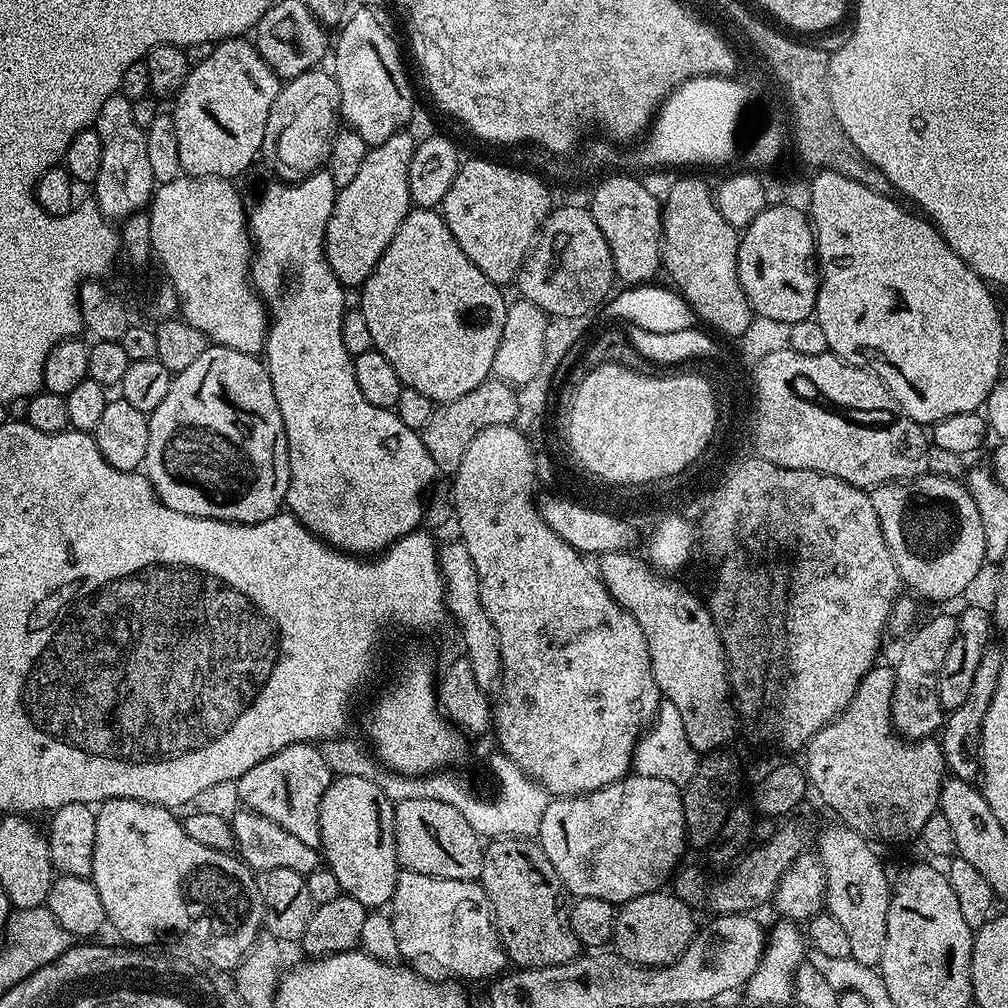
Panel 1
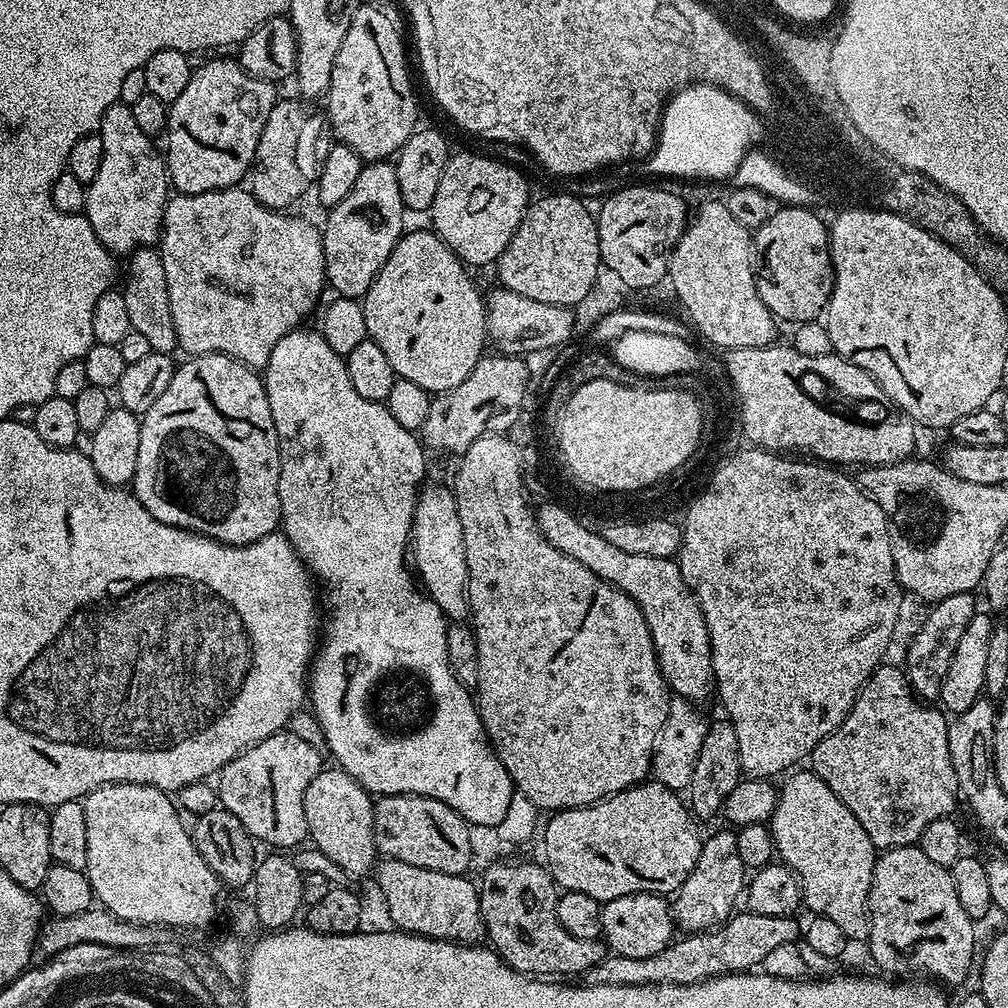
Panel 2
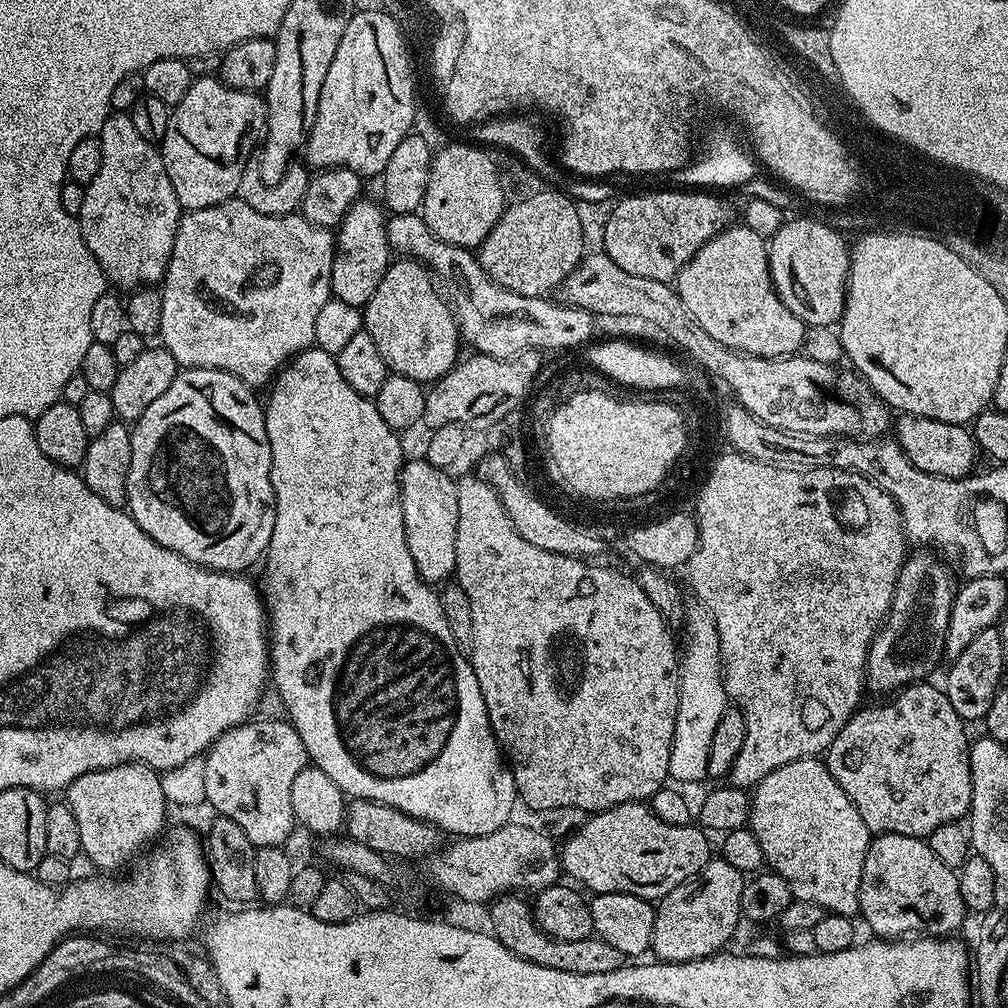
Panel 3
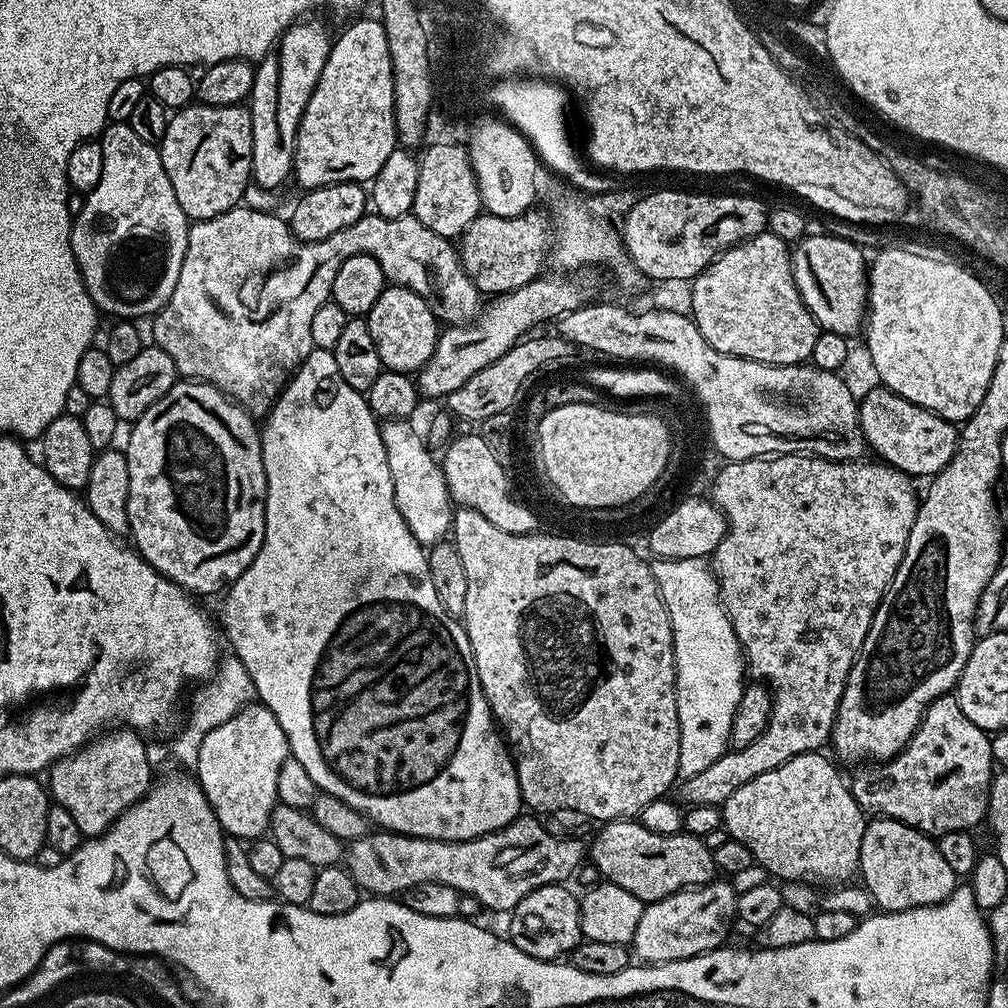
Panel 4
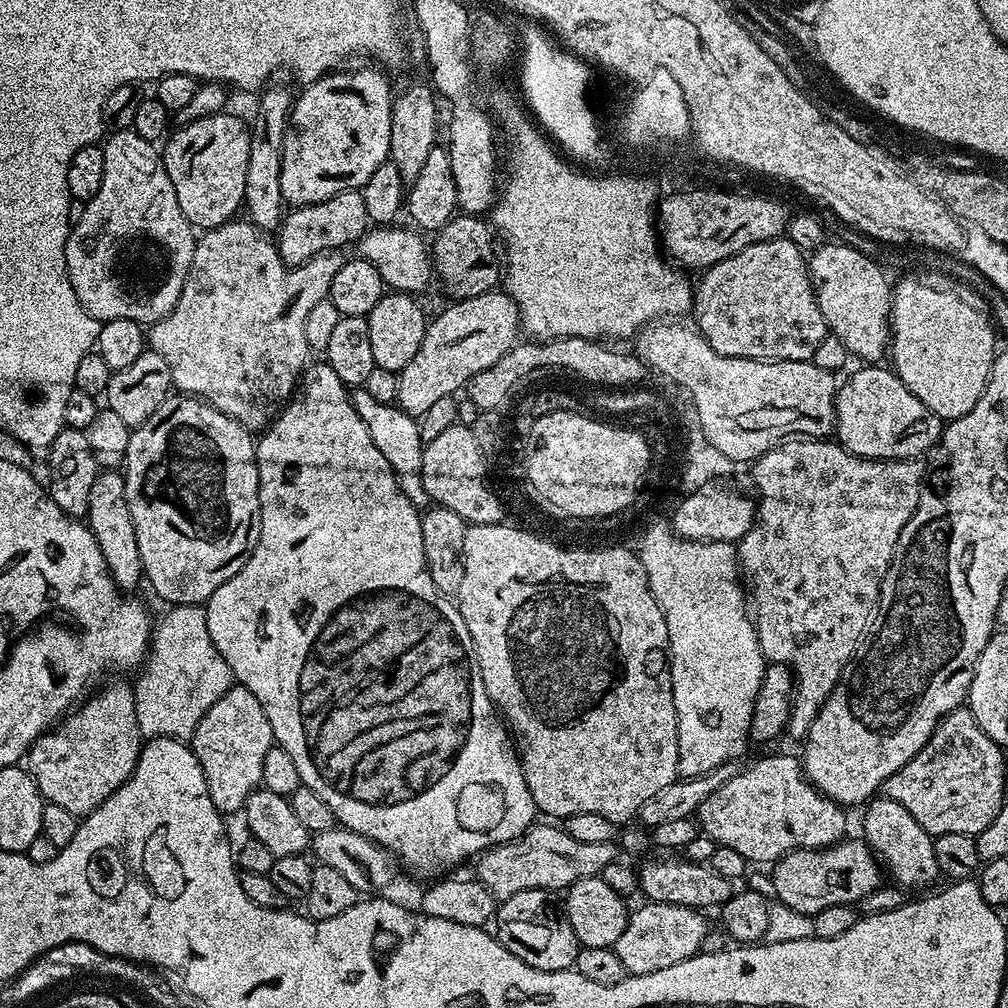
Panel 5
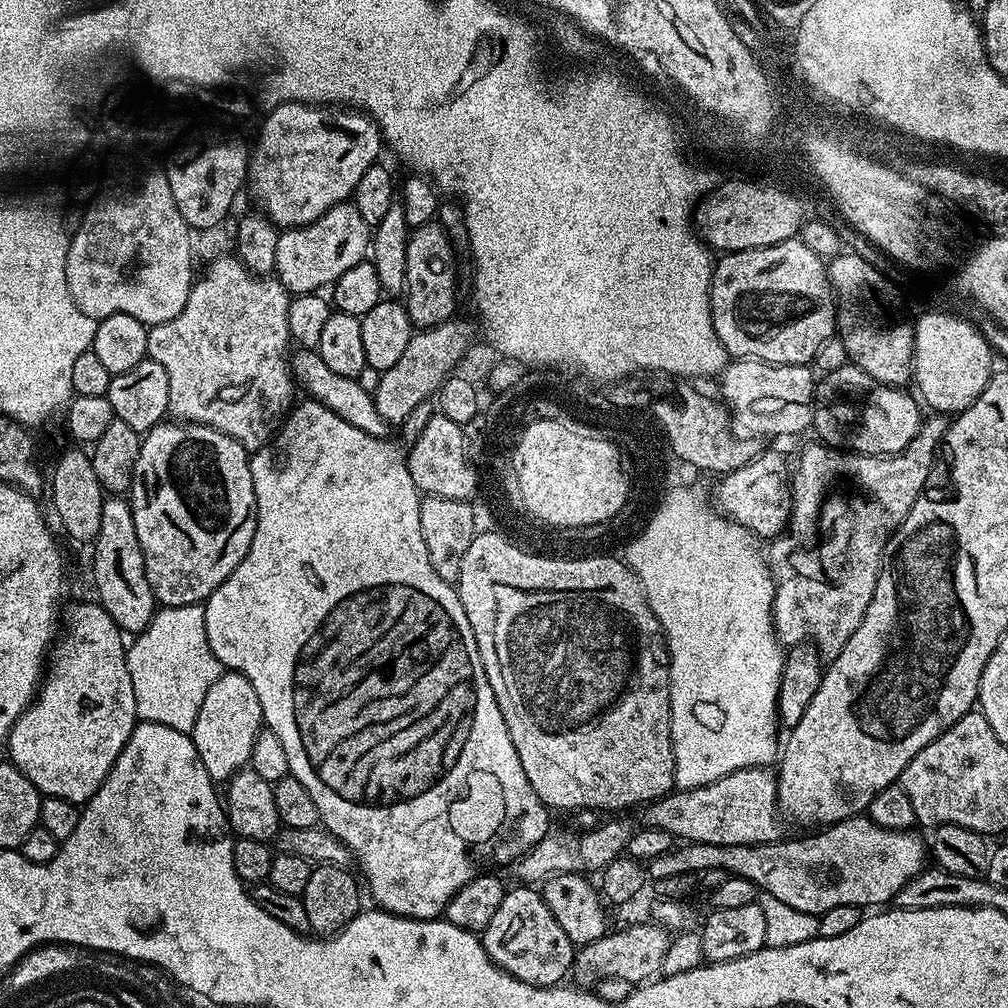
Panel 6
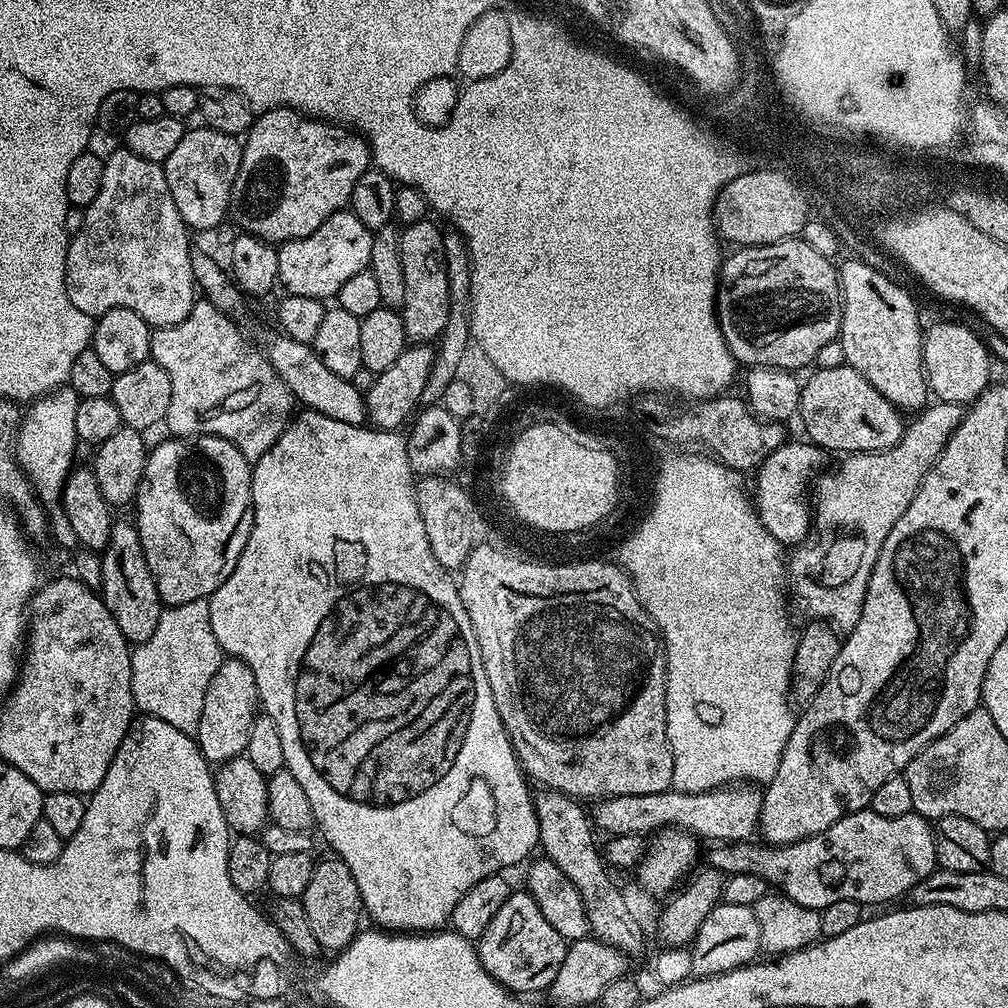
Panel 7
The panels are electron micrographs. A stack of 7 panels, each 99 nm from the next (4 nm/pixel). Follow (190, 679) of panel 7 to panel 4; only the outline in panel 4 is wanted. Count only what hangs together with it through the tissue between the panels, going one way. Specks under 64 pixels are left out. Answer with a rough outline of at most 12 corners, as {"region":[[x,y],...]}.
{"region":[[235,654],[197,687],[172,756],[195,766],[214,726],[256,700],[256,687]]}

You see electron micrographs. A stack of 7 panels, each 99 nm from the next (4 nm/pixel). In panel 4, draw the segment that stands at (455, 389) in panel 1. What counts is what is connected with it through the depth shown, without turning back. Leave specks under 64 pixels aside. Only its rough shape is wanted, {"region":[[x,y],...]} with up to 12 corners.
{"region":[[385,286],[366,319],[387,371],[419,373],[436,315],[409,288]]}

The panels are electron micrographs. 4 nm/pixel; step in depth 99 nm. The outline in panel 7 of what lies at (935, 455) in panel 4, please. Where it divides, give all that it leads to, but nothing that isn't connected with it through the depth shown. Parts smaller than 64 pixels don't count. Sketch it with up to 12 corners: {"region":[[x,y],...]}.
{"region":[[847,363],[816,368],[798,420],[822,450],[881,452],[901,413]]}

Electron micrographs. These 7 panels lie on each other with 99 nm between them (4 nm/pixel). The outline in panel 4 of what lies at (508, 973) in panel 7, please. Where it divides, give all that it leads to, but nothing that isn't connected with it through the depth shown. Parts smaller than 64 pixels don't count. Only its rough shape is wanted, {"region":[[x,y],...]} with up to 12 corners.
{"region":[[563,883],[522,898],[507,939],[535,960],[581,943],[580,902]]}

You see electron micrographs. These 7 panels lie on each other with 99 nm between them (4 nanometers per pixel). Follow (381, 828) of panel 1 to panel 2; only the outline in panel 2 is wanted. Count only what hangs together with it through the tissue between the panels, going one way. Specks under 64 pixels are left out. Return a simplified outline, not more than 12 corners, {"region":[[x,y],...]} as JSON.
{"region":[[338,766],[306,786],[308,840],[349,877],[378,863],[373,797]]}

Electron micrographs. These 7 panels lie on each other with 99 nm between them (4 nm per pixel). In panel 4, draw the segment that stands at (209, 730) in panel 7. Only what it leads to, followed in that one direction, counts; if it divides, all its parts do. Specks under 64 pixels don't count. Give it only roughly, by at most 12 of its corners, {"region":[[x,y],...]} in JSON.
{"region":[[249,704],[206,734],[194,776],[229,837],[269,831],[289,759]]}

